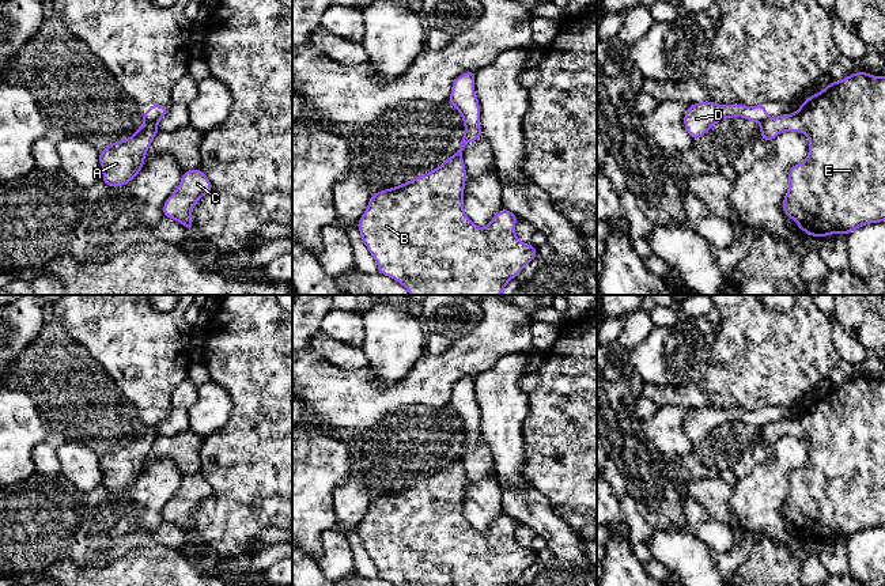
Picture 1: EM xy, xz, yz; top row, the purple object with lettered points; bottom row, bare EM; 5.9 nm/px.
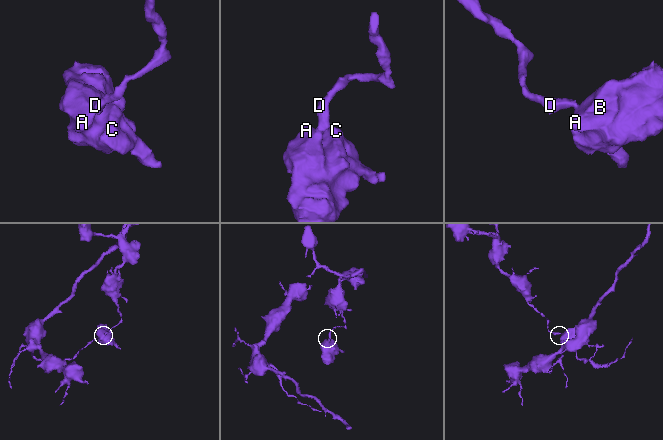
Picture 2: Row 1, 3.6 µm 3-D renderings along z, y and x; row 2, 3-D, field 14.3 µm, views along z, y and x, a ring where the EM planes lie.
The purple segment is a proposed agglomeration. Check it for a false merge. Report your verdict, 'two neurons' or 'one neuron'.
two neurons

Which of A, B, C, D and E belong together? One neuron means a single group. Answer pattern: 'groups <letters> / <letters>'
groups A B C E / D

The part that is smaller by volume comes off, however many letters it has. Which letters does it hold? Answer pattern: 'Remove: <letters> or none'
Remove: A, B, C, E

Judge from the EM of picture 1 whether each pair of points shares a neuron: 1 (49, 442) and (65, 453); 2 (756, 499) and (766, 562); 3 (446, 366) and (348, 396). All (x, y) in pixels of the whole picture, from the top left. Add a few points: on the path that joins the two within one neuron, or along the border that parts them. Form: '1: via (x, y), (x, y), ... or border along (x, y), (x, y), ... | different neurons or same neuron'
1: border along (67, 441), (57, 450), (59, 473) | different neurons
2: border along (768, 537), (774, 541) | different neurons
3: via (422, 386), (400, 396), (373, 396) | same neuron

